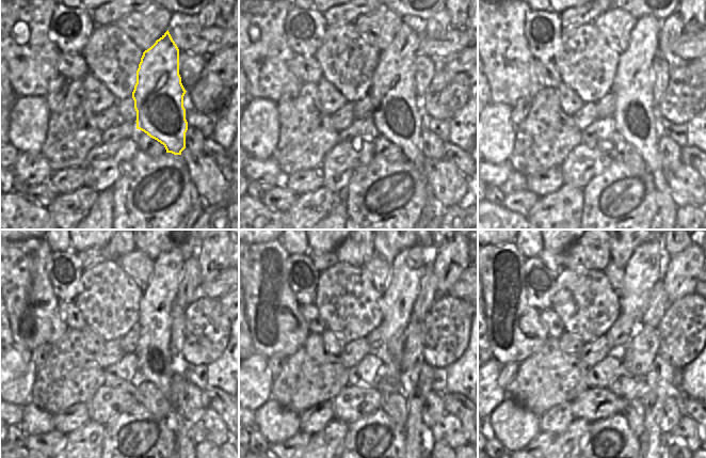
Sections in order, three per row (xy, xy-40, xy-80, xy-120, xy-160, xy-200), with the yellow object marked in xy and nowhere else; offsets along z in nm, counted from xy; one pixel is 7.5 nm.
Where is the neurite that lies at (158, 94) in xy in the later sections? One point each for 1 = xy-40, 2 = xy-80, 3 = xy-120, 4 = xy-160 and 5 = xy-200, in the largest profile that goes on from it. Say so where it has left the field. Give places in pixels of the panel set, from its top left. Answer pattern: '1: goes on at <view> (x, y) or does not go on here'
1: goes on at xy-40 (397, 115)
2: goes on at xy-80 (635, 121)
3: goes on at xy-120 (154, 354)
4: goes on at xy-160 (396, 303)
5: goes on at xy-200 (646, 266)

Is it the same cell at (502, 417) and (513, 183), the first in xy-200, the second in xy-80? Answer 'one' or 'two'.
one

